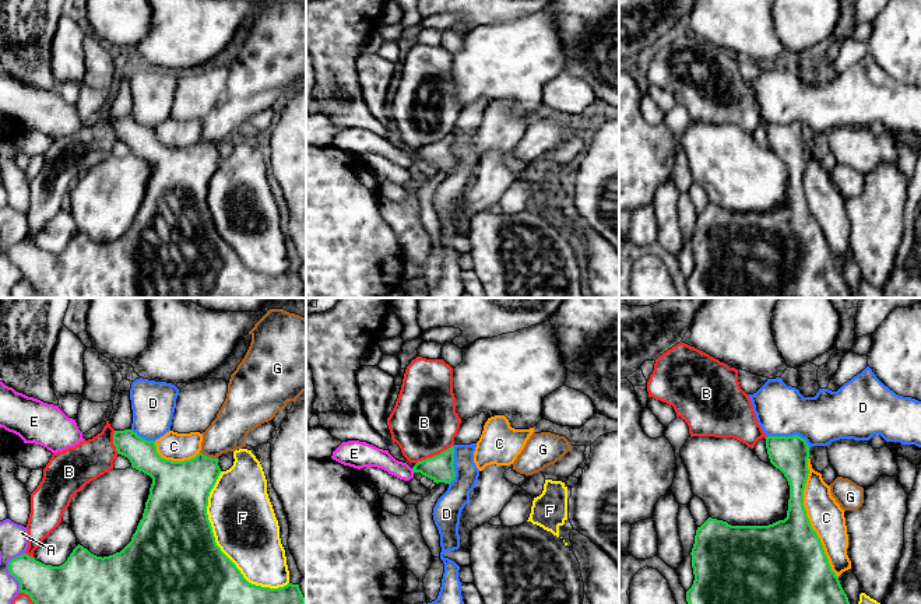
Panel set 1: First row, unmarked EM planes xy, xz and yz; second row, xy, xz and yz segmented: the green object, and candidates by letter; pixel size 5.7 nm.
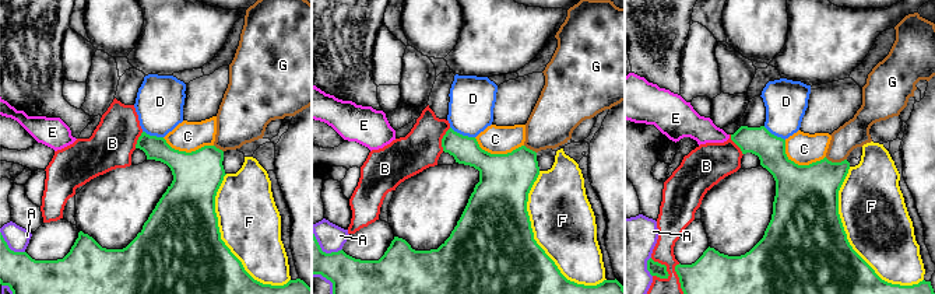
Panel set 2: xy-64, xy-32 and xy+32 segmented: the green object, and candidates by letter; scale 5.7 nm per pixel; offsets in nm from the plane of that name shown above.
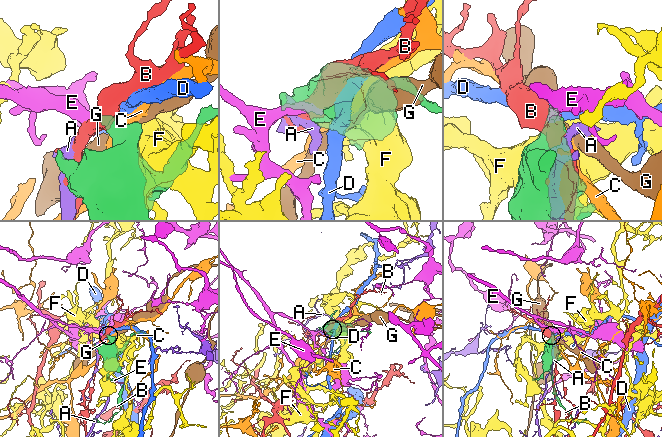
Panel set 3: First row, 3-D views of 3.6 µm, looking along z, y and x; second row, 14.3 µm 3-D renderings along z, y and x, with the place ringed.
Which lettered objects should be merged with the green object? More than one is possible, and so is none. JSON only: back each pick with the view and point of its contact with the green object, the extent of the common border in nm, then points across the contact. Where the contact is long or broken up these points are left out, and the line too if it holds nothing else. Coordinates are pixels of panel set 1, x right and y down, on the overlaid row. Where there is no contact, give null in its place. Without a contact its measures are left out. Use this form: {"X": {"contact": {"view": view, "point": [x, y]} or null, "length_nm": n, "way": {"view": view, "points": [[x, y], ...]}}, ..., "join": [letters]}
{"E": {"contact": {"view": "xz", "point": [412, 469]}, "length_nm": 30, "way": {"view": "xz", "points": [[440, 469], [412, 469], [396, 469], [372, 456]]}}, "join": ["E"]}

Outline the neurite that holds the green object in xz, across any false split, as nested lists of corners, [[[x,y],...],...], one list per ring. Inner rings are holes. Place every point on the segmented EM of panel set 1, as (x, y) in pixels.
[[[359,440],[342,442],[333,452],[331,459],[358,470],[377,467],[404,481],[414,478],[415,473],[421,473],[436,484],[451,484],[456,477],[453,466],[454,446],[440,454],[418,461],[412,468],[407,463],[396,460],[389,450]]]

